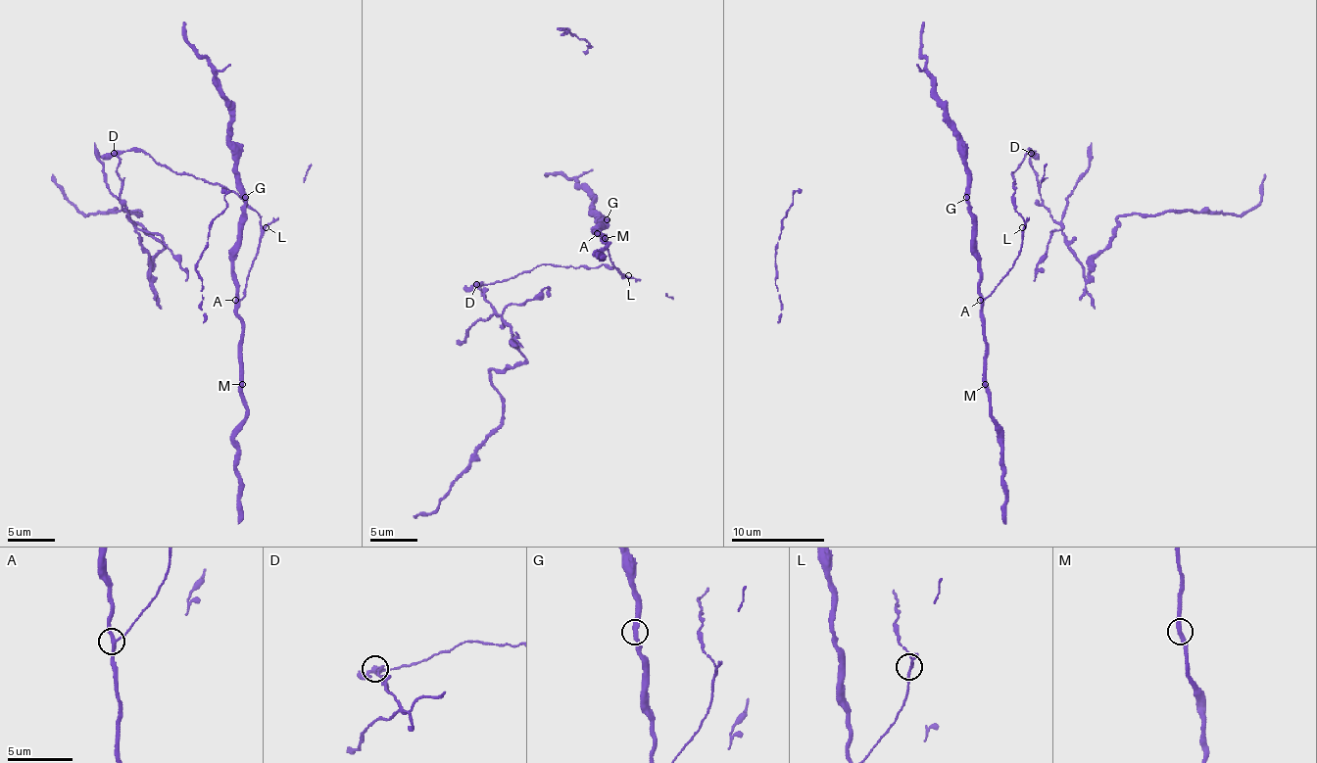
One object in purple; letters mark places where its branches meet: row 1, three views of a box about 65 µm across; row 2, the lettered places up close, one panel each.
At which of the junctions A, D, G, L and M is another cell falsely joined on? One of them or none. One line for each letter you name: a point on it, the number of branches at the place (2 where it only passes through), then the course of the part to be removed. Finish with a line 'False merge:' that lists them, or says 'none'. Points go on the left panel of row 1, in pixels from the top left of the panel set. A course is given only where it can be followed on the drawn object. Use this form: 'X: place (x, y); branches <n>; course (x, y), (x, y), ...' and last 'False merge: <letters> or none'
D: place (114, 153); branches 3; course (114, 153), (121, 204), (149, 264), (163, 244), (127, 217), (139, 211), (85, 215), (53, 173)
False merge: D

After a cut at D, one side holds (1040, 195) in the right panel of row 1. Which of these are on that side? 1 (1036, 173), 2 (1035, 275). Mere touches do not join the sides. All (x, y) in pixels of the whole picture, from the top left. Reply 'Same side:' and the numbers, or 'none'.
Same side: 1, 2

